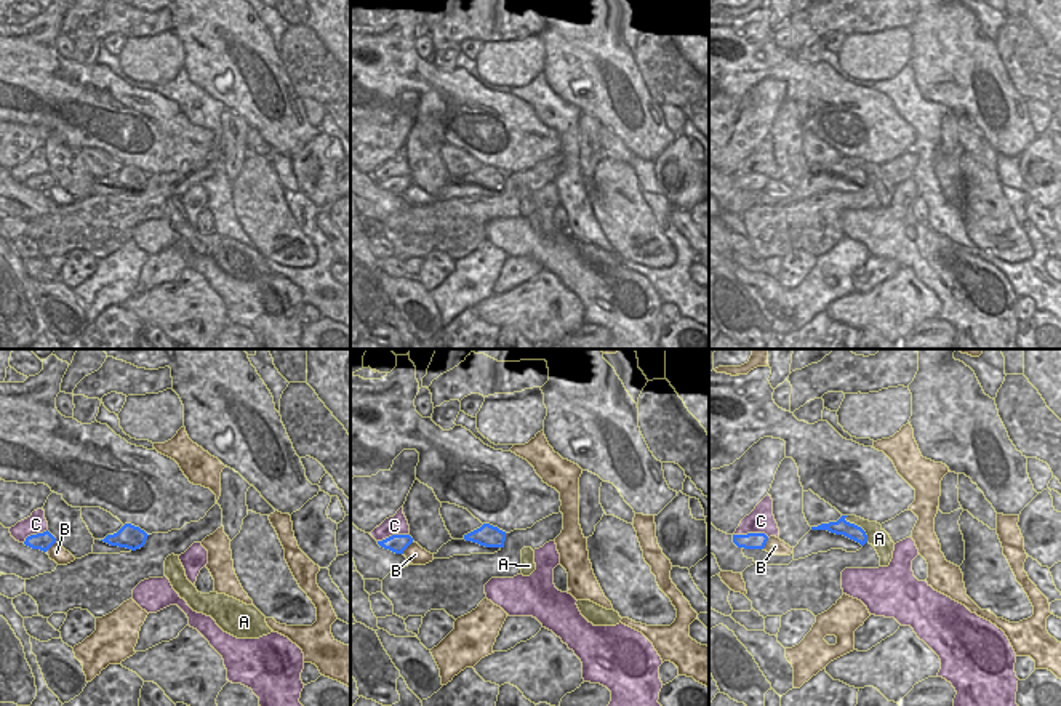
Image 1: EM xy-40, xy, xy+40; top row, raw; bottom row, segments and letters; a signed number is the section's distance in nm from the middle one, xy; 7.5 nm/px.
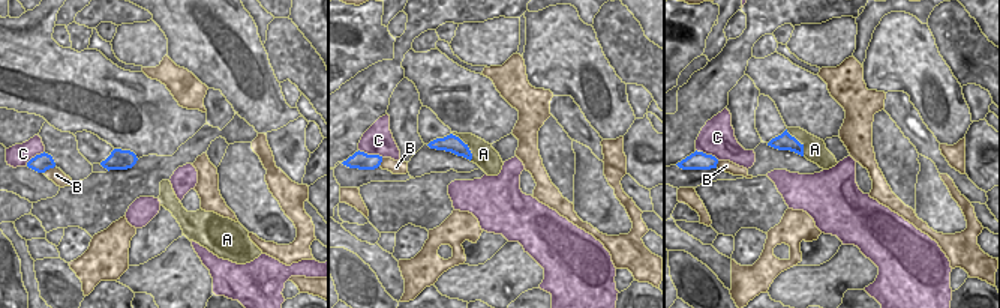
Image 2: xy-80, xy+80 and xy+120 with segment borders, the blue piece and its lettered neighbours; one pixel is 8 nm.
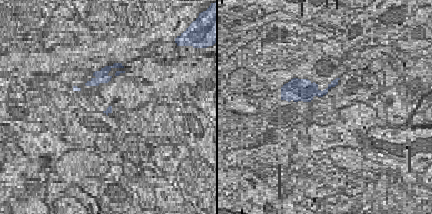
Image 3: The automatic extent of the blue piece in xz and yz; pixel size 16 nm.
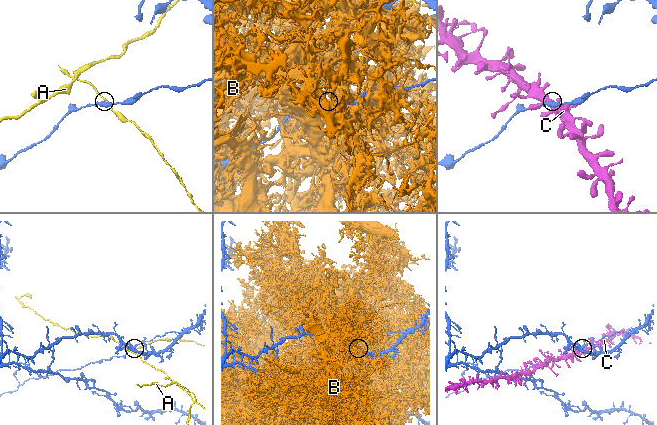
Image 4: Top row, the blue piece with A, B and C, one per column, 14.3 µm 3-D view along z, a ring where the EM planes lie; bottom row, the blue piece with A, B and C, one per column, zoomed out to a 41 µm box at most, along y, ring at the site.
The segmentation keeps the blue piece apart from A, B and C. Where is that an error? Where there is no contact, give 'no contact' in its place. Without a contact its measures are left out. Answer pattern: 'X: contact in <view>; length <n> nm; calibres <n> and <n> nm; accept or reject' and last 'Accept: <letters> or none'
A: contact in xy+40; length 260 nm; calibres 120 and 150 nm; reject
B: contact in xy; length 130 nm; calibres 140 and 140 nm; reject
C: contact in xy+40; length 280 nm; calibres 120 and 190 nm; reject
Accept: none

